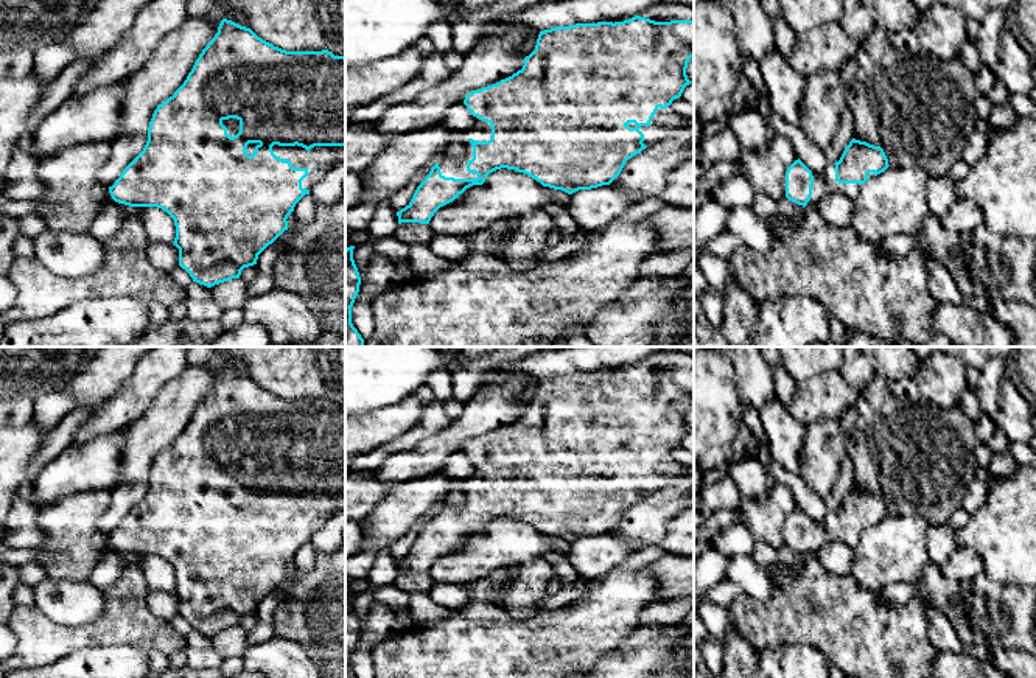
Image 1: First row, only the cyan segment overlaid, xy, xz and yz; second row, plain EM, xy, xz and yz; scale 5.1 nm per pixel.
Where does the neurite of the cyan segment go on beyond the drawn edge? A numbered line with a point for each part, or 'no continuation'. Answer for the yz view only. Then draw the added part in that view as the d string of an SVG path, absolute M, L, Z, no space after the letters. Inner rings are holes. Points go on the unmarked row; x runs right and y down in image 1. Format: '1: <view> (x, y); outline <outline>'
1: yz (825, 532); outline M829 512L826 516L820 521L814 521L814 533L812 533L812 544L807 550L806 557L810 557L812 554L817 554L820 549L826 547L828 544L834 541L840 541L851 549L857 547L860 533L859 532L838 532L835 529L835 513Z

